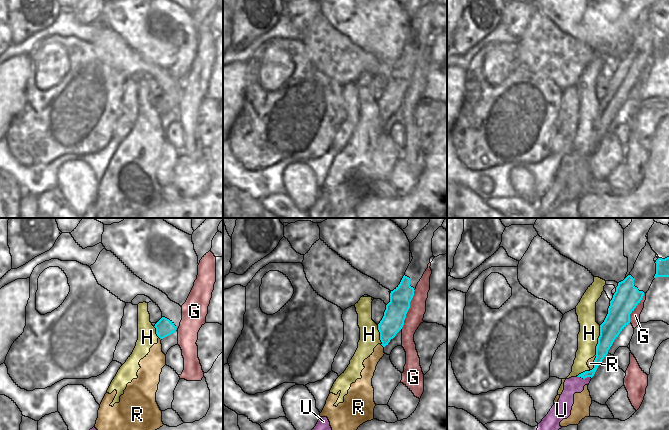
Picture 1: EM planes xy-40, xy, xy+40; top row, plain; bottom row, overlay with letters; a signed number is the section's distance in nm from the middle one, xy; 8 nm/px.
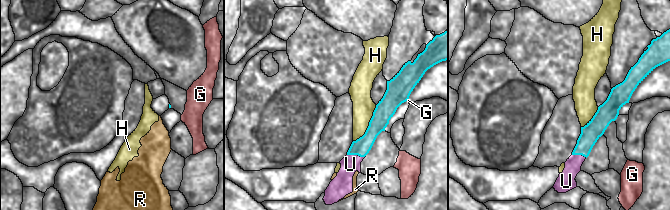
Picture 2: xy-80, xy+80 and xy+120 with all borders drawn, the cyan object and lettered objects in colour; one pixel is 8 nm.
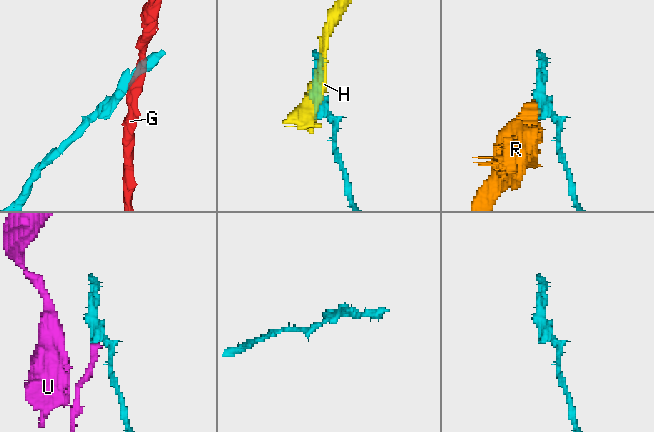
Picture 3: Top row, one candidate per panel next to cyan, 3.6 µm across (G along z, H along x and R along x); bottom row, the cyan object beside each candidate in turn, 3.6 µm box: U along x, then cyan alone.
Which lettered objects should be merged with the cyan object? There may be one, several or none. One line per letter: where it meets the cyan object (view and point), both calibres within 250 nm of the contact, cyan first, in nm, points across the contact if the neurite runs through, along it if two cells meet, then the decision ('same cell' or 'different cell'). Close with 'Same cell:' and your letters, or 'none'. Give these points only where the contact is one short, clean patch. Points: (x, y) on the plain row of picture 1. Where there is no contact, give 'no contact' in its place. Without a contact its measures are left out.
G: xy (408, 85) | 180/140 nm | along xy (415, 66), (404, 100), (400, 105) | different cell
H: xy+40 (598, 116) | 180/160 nm | along xy+40 (600, 101), (600, 111), (594, 131) | different cell
R: xy+40 (594, 139) | 130/60 nm | along xy+40 (595, 131), (593, 143), (590, 146) | different cell
U: xy+40 (584, 154) | 90/130 nm | along xy+40 (576, 152), (591, 154) | different cell
Same cell: none

